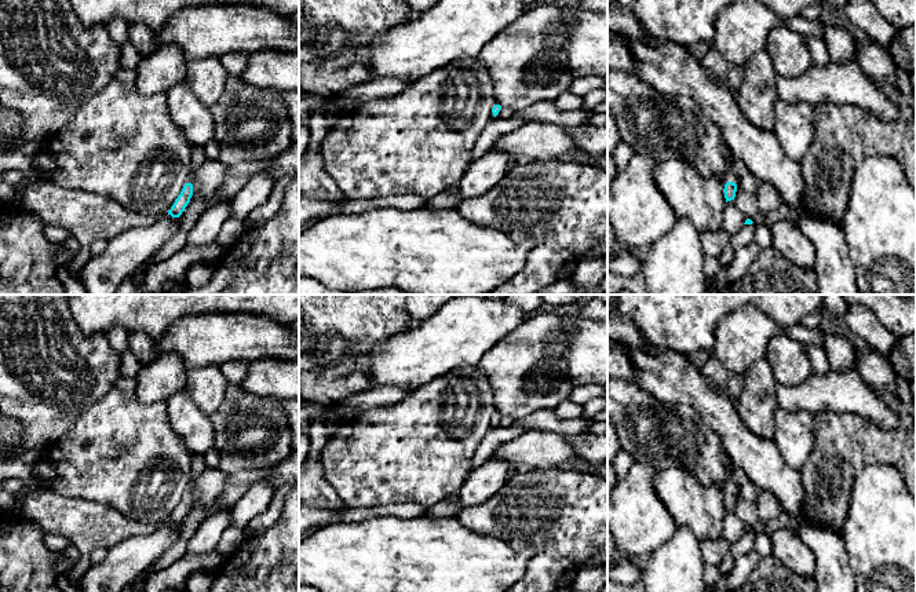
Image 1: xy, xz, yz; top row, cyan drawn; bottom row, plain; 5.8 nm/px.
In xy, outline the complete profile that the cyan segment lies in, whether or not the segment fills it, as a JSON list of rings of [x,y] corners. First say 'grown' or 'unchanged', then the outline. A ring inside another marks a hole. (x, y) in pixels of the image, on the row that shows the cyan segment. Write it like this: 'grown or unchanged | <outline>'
unchanged | [[[186,183],[180,194],[175,200],[174,205],[168,211],[168,215],[171,215],[172,218],[179,218],[185,211],[185,208],[187,207],[187,204],[190,202],[191,195],[193,195],[193,184]]]

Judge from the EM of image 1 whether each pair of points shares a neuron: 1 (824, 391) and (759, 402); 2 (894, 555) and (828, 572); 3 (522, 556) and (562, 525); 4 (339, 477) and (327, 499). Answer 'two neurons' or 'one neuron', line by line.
1: two neurons
2: two neurons
3: two neurons
4: two neurons

